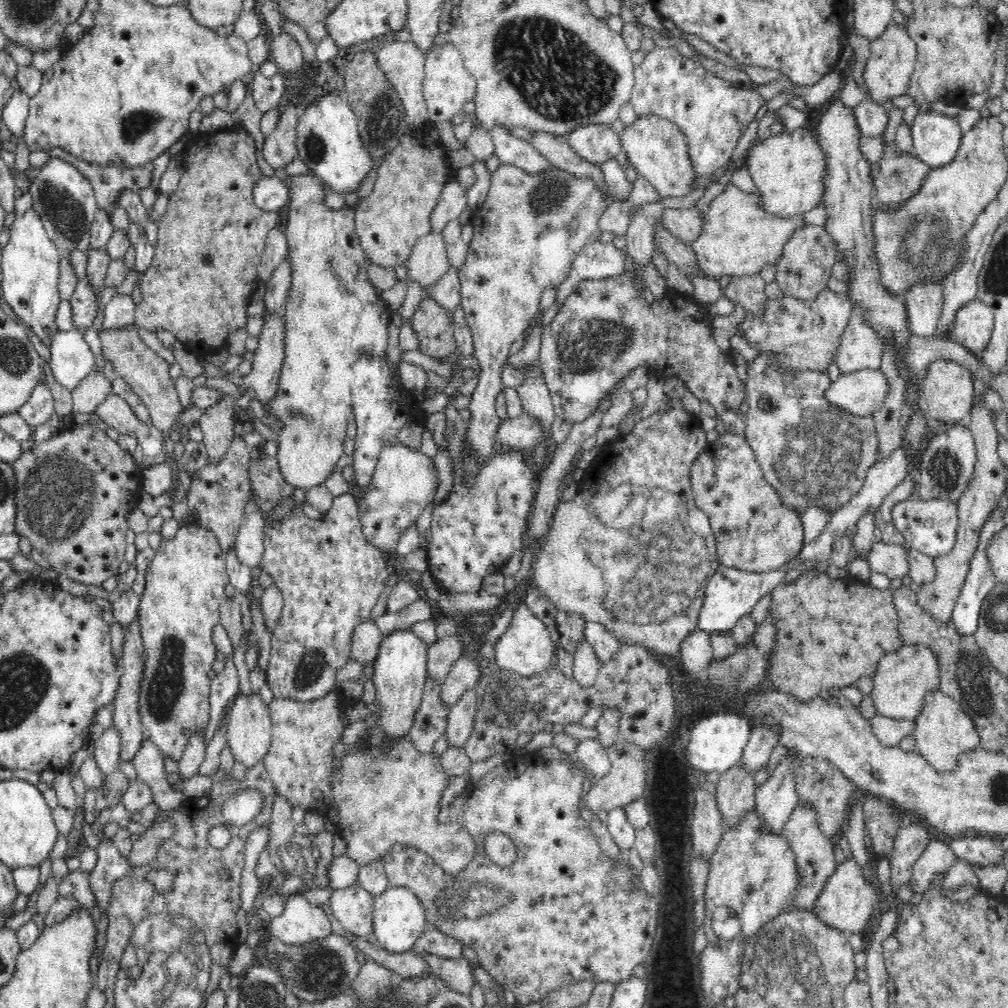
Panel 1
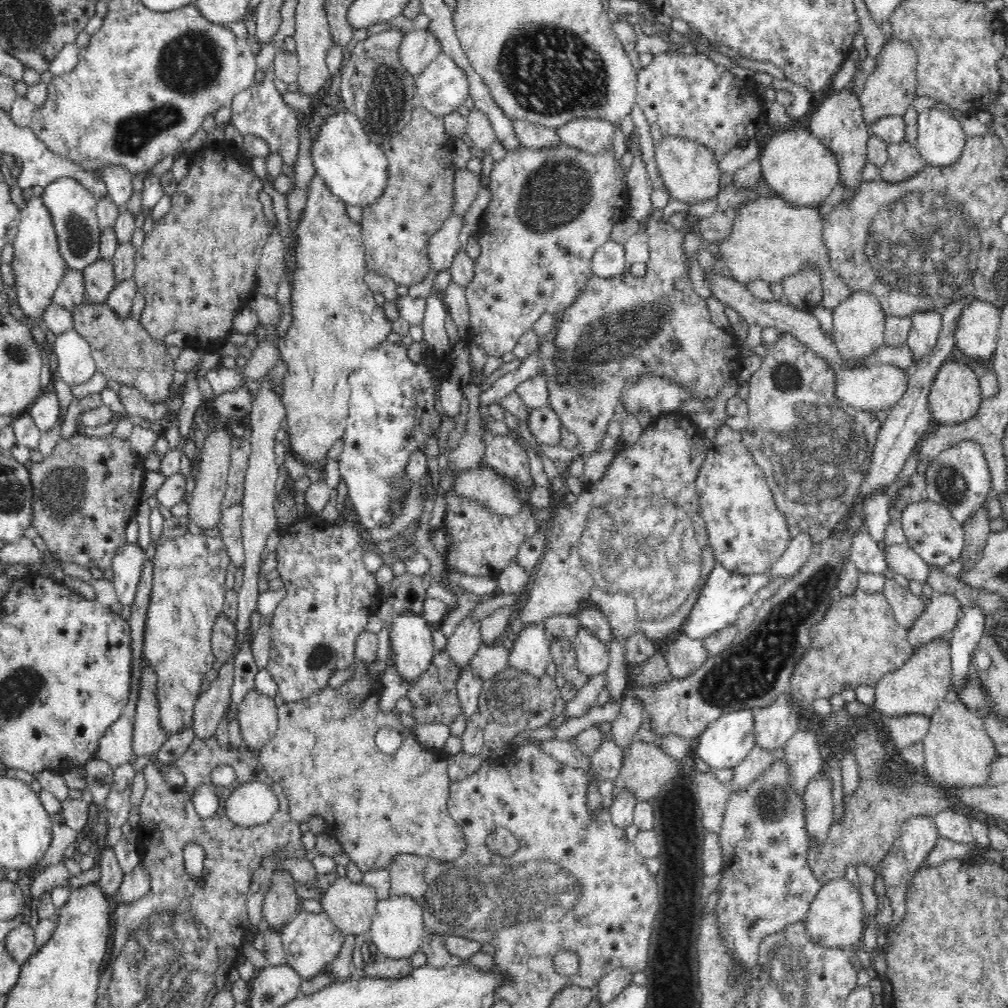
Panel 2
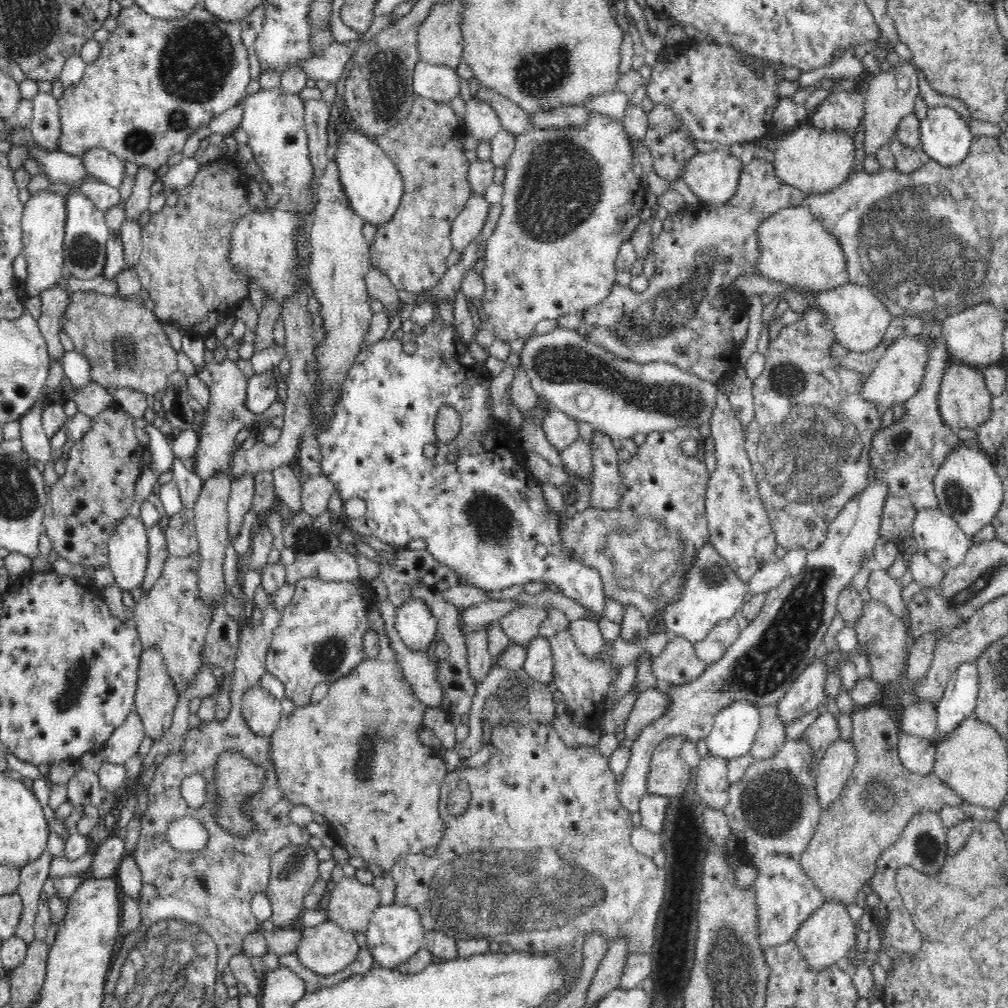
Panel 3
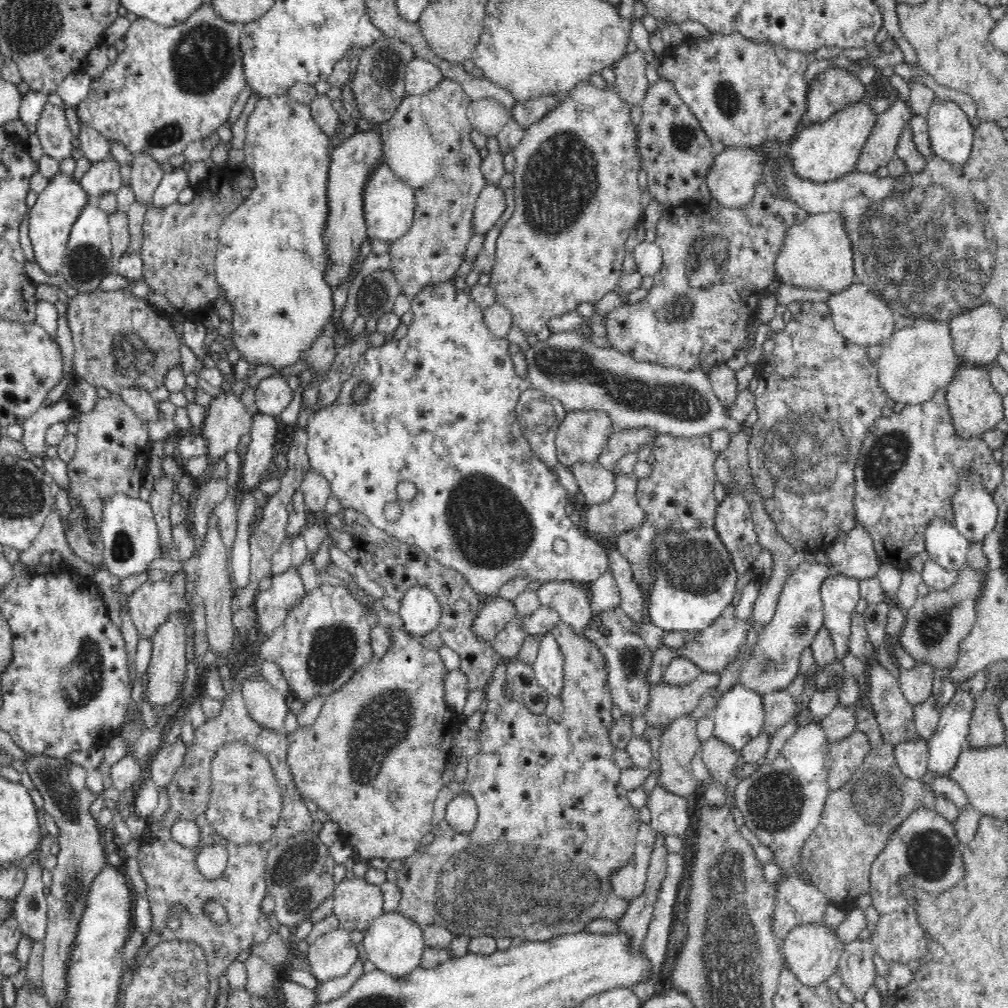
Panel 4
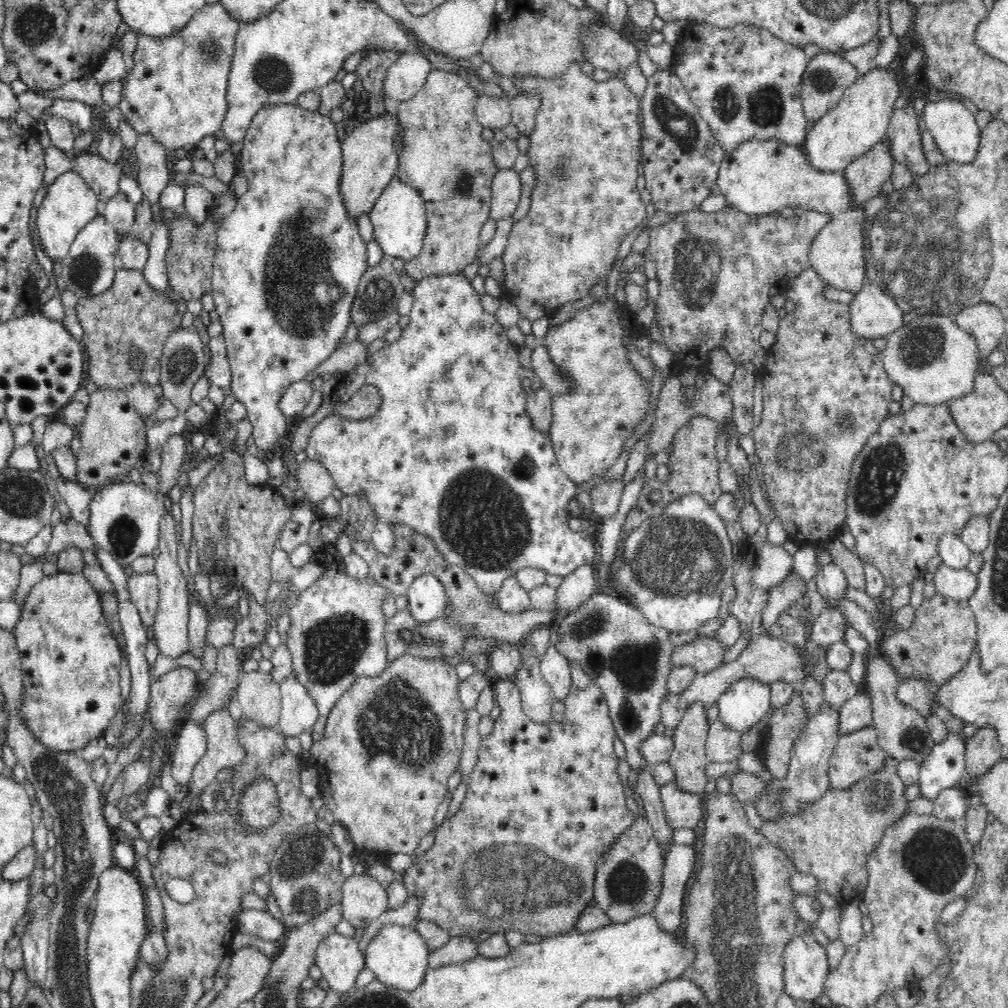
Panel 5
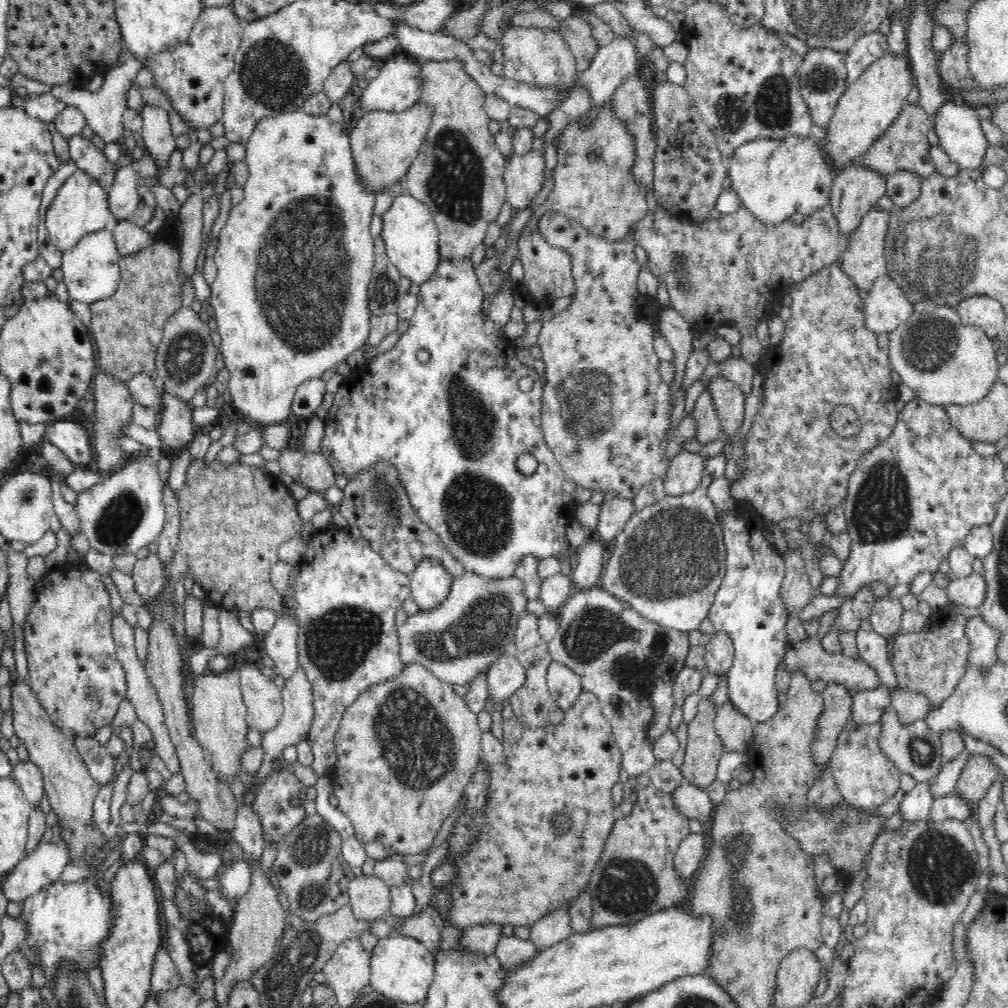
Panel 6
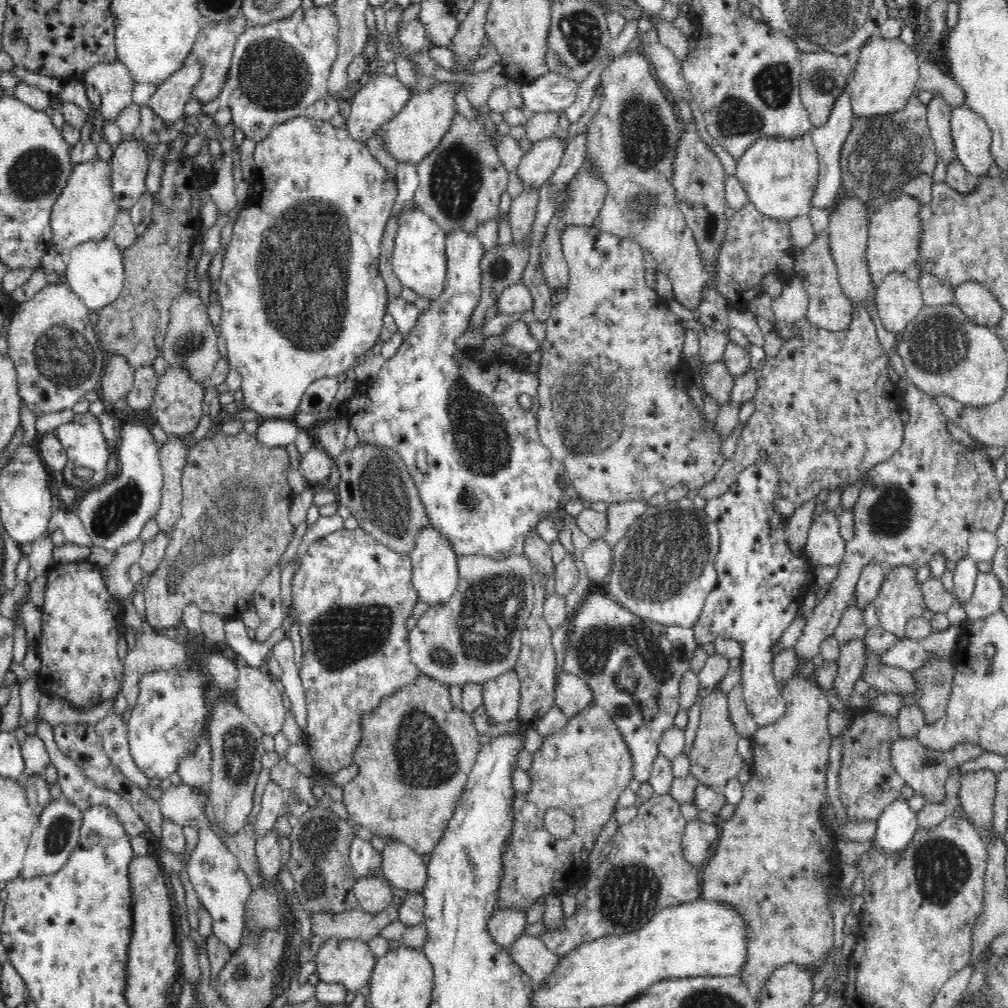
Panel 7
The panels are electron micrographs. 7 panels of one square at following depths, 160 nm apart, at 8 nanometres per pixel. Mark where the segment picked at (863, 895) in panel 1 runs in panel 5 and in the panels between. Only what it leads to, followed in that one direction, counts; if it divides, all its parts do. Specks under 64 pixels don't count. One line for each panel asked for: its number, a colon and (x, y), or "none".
2: (836, 919)
3: (828, 934)
4: (813, 952)
5: (805, 969)

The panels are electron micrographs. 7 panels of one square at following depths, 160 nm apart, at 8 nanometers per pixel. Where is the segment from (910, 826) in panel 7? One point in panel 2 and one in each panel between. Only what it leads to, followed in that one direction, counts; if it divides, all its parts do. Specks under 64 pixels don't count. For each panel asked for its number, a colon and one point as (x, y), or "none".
2: (970, 624)
3: (959, 700)
4: (950, 737)
5: (944, 768)
6: (915, 805)

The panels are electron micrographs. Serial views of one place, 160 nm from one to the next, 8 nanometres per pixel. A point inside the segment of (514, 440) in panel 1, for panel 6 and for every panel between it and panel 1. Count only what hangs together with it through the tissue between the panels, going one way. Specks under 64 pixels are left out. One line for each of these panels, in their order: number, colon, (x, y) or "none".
2: (545, 426)
3: (561, 430)
4: (581, 437)
5: (609, 399)
6: (606, 412)

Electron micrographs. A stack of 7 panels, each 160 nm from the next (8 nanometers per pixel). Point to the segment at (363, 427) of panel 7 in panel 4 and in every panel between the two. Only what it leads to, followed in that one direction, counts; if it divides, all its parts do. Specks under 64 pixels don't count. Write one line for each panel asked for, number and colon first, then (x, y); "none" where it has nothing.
4: (441, 413)
5: (442, 455)
6: (442, 408)

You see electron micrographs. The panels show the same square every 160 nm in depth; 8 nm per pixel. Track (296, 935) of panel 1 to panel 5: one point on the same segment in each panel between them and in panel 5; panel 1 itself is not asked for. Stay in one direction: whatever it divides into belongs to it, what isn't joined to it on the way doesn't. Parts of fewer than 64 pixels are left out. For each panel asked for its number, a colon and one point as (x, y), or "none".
2: (311, 941)
3: (325, 949)
4: (331, 956)
5: (338, 957)

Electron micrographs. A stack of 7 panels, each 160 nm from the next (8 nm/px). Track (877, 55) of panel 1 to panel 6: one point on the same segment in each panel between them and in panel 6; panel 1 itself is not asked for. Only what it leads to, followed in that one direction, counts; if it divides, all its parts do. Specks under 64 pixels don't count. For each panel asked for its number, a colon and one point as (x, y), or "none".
2: (889, 91)
3: (890, 96)
4: (879, 149)
5: (866, 174)
6: (856, 189)

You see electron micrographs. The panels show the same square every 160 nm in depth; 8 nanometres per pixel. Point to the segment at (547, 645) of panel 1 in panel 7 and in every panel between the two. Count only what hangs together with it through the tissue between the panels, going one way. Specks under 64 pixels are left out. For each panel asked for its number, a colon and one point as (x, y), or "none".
2: (530, 652)
3: (538, 663)
4: (547, 666)
5: (554, 668)
6: (564, 685)
7: (571, 694)

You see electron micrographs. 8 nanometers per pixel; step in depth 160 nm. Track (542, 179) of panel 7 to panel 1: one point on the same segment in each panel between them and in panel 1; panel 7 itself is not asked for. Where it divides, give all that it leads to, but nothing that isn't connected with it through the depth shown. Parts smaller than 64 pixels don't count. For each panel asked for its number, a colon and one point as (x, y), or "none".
1: (428, 260)
2: (443, 245)
3: (467, 225)
4: (491, 203)
5: (506, 191)
6: (523, 175)

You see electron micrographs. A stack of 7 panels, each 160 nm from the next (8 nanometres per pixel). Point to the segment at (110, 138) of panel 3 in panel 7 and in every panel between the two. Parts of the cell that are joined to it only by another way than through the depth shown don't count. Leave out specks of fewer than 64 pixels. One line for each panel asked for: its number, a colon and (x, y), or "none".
4: (174, 84)
5: (177, 93)
6: (192, 73)
7: (214, 49)

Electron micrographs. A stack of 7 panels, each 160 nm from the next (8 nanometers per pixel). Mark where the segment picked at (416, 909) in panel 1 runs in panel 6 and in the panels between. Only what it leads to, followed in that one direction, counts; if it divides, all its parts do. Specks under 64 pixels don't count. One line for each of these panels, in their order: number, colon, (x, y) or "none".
2: (397, 929)
3: (395, 933)
4: (393, 943)
5: (399, 957)
6: (402, 968)

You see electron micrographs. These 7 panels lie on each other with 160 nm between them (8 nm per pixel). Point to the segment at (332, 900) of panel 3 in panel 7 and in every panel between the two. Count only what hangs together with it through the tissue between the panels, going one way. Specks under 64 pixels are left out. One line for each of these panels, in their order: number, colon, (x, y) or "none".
4: (356, 902)
5: (364, 899)
6: (369, 898)
7: (372, 895)

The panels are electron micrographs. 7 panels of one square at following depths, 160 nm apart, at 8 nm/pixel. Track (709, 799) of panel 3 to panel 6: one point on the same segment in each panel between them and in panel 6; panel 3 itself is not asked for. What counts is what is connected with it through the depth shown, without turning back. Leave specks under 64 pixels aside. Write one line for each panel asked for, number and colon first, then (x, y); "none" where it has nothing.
4: (719, 759)
5: (723, 745)
6: (736, 730)

